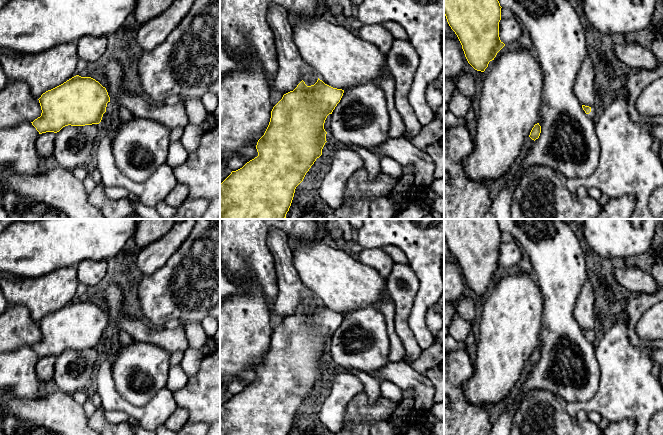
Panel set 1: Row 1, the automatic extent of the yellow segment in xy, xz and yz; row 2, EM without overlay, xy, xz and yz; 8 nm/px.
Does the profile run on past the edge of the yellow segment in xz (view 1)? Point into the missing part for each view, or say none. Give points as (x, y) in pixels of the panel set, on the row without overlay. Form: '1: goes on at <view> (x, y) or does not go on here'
1: does not go on here

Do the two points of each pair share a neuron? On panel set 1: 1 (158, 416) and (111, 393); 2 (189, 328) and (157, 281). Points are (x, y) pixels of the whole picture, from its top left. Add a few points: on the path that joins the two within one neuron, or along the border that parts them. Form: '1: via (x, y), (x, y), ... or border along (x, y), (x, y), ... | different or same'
1: via (146, 415), (136, 413), (123, 405) | same
2: border along (182, 320), (197, 321), (199, 323) | different

